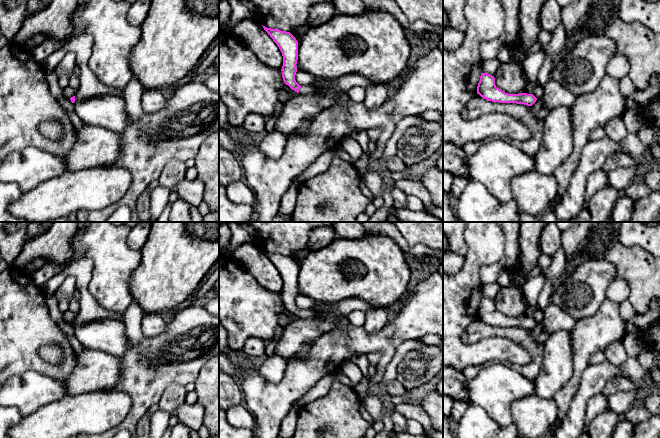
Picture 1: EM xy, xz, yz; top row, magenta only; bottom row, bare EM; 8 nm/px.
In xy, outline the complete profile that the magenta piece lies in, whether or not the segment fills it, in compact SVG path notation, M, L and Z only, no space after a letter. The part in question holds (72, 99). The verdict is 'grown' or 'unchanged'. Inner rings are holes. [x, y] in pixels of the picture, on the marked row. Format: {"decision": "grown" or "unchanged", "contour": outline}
{"decision": "grown", "contour": "M82 34L74 36L61 49L50 54L43 62L46 70L53 70L64 57L66 52L73 52L76 56L76 65L80 69L80 87L76 94L70 98L74 103L76 99L85 99L105 94L121 96L123 90L102 83L91 71L88 61L92 54L93 38L91 35Z"}

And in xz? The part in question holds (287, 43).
{"decision": "grown", "contour": "M265 26L263 28L277 44L282 53L283 66L281 71L284 83L300 95L317 94L317 89L313 84L300 86L295 80L298 60L298 41L296 38L290 32L271 29Z"}

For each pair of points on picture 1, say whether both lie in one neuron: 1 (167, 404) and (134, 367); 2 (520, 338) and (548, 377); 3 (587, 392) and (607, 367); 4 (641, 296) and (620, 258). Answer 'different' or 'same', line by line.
1: different
2: different
3: same
4: same

